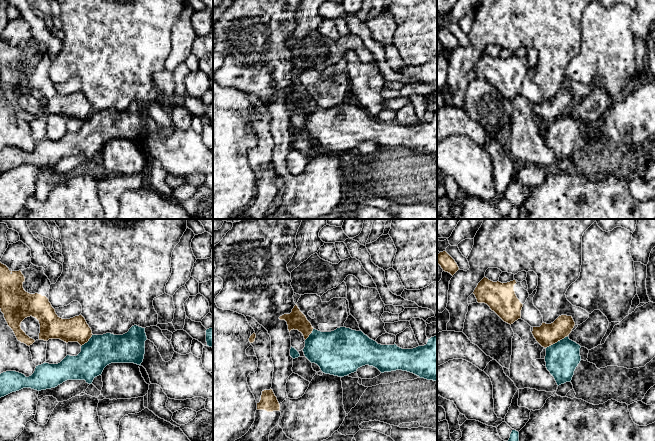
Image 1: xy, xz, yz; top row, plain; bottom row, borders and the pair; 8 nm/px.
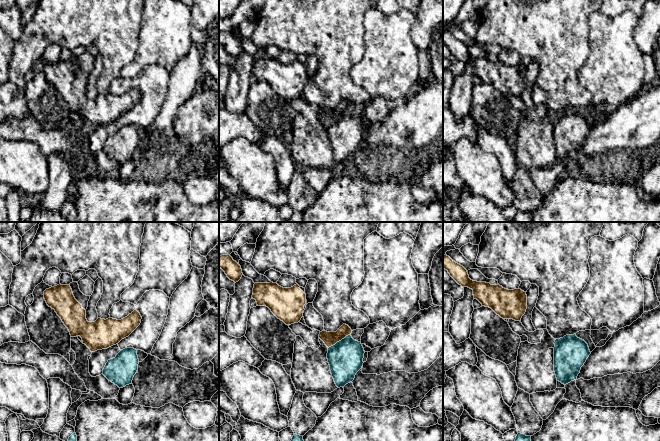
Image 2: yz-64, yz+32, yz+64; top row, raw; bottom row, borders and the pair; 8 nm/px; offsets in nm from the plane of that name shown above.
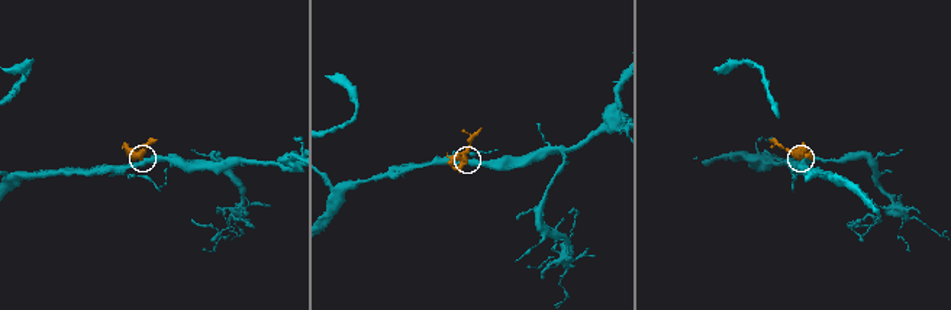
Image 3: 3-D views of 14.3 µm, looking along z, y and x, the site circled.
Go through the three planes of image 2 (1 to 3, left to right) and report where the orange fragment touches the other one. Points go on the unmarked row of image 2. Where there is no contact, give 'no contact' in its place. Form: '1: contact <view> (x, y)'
1: no contact
2: contact yz+32 (339, 117)
3: no contact

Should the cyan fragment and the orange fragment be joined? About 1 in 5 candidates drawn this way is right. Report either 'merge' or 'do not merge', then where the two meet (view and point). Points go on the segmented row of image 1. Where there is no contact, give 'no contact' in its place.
do not merge; meets cyan in yz at (557, 342)

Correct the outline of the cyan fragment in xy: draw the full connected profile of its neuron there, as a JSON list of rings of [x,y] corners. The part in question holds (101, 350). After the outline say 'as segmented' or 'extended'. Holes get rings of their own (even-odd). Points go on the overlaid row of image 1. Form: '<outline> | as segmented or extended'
[[[132,326],[123,335],[106,333],[92,335],[87,343],[81,346],[81,352],[77,356],[67,355],[58,364],[43,363],[36,366],[34,373],[26,377],[16,371],[6,371],[0,374],[0,398],[23,388],[31,388],[37,391],[55,388],[67,380],[85,380],[92,384],[95,377],[102,374],[104,368],[111,363],[134,363],[141,365],[145,354],[145,341],[147,336],[145,328]]] | as segmented

